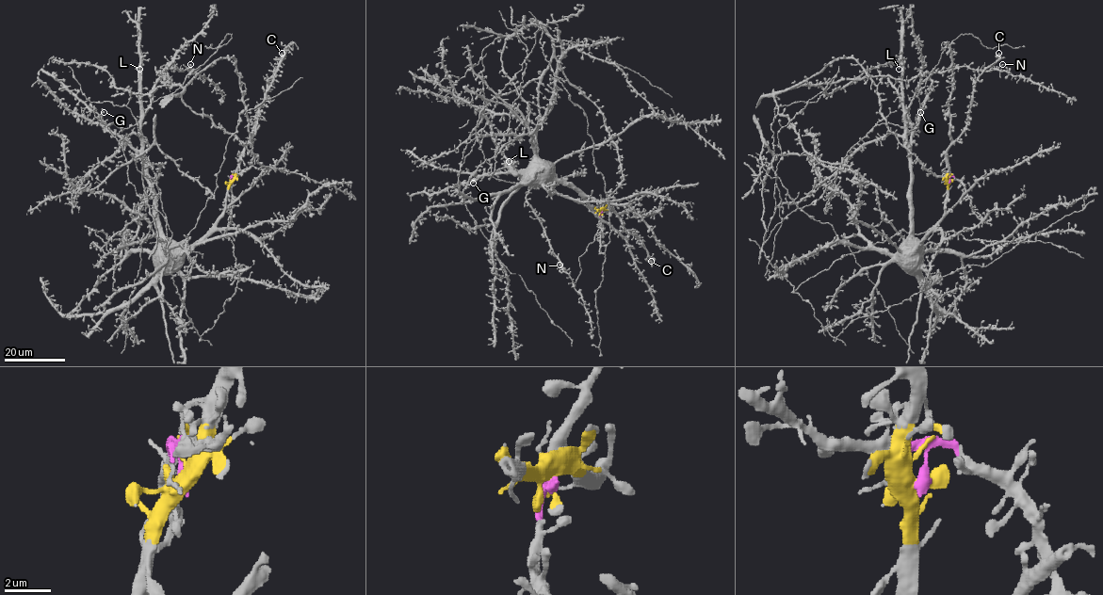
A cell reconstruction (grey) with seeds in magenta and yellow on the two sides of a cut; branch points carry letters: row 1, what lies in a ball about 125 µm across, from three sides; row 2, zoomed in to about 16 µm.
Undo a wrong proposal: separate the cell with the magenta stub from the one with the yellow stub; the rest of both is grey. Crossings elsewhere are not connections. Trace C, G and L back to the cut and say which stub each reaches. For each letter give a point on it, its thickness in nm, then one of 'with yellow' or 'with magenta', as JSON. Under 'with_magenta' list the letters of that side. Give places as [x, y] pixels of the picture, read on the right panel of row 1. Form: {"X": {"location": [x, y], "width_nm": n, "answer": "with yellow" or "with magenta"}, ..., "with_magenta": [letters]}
{"C": {"location": [998, 53], "width_nm": 380, "answer": "with yellow"}, "G": {"location": [920, 112], "width_nm": 220, "answer": "with yellow"}, "L": {"location": [899, 69], "width_nm": 460, "answer": "with yellow"}, "with_magenta": []}

